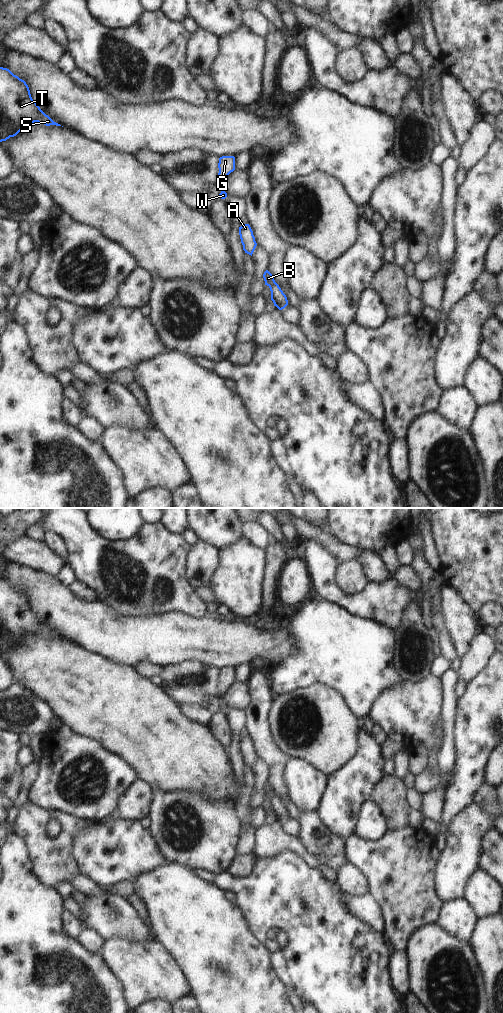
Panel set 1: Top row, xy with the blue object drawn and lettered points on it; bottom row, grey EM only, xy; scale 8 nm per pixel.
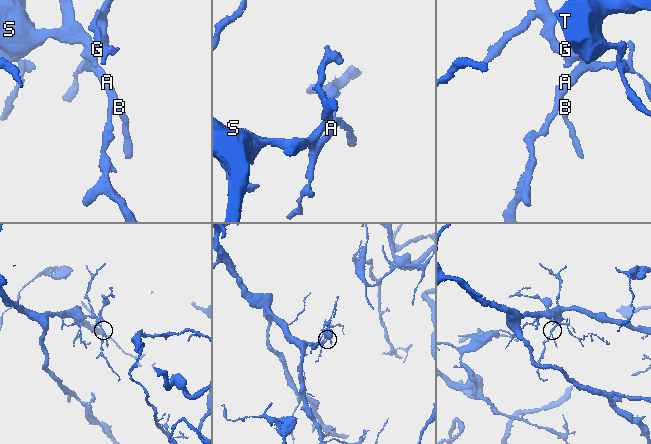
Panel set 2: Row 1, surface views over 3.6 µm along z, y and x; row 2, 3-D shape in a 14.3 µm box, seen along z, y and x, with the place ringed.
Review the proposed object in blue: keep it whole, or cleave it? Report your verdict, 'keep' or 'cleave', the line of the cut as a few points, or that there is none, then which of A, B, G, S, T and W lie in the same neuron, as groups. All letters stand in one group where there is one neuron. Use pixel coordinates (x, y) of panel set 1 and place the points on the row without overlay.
keep; no cut; A B G S T W

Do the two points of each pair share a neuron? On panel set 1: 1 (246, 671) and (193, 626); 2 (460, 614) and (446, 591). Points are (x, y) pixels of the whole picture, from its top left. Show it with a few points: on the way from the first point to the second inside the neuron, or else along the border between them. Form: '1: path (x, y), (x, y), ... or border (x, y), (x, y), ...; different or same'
1: border (250, 663), (242, 663), (234, 668); different
2: path (454, 608), (450, 597); same

